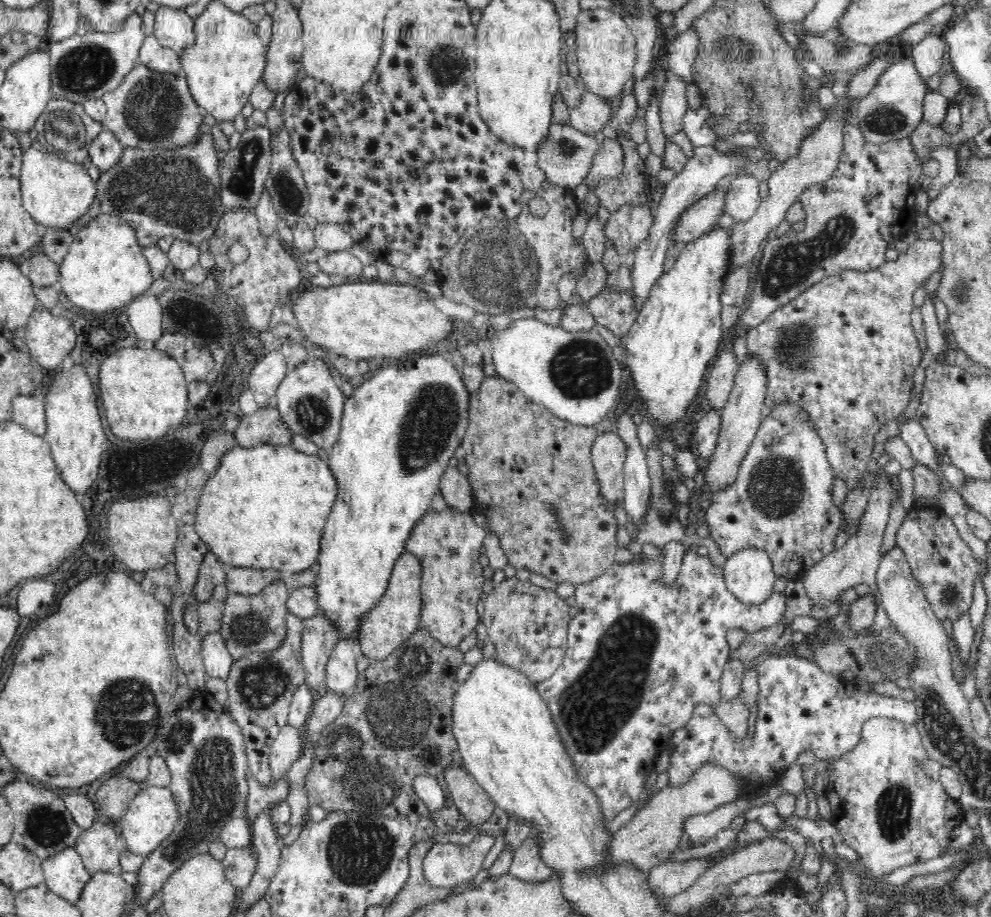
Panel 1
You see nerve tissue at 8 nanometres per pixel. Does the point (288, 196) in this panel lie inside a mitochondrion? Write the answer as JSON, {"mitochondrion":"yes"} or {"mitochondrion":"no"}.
{"mitochondrion":"yes"}

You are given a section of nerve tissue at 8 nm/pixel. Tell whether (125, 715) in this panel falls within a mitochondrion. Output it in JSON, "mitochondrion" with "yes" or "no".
{"mitochondrion":"yes"}

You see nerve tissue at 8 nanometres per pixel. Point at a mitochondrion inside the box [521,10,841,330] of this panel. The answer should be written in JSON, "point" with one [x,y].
{"point":[745,53]}

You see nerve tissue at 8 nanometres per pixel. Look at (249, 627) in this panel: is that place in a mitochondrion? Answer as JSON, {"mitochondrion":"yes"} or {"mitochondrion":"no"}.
{"mitochondrion":"yes"}

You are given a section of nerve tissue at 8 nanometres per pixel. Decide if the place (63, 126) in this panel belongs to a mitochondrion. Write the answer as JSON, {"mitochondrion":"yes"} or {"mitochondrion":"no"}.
{"mitochondrion":"yes"}

